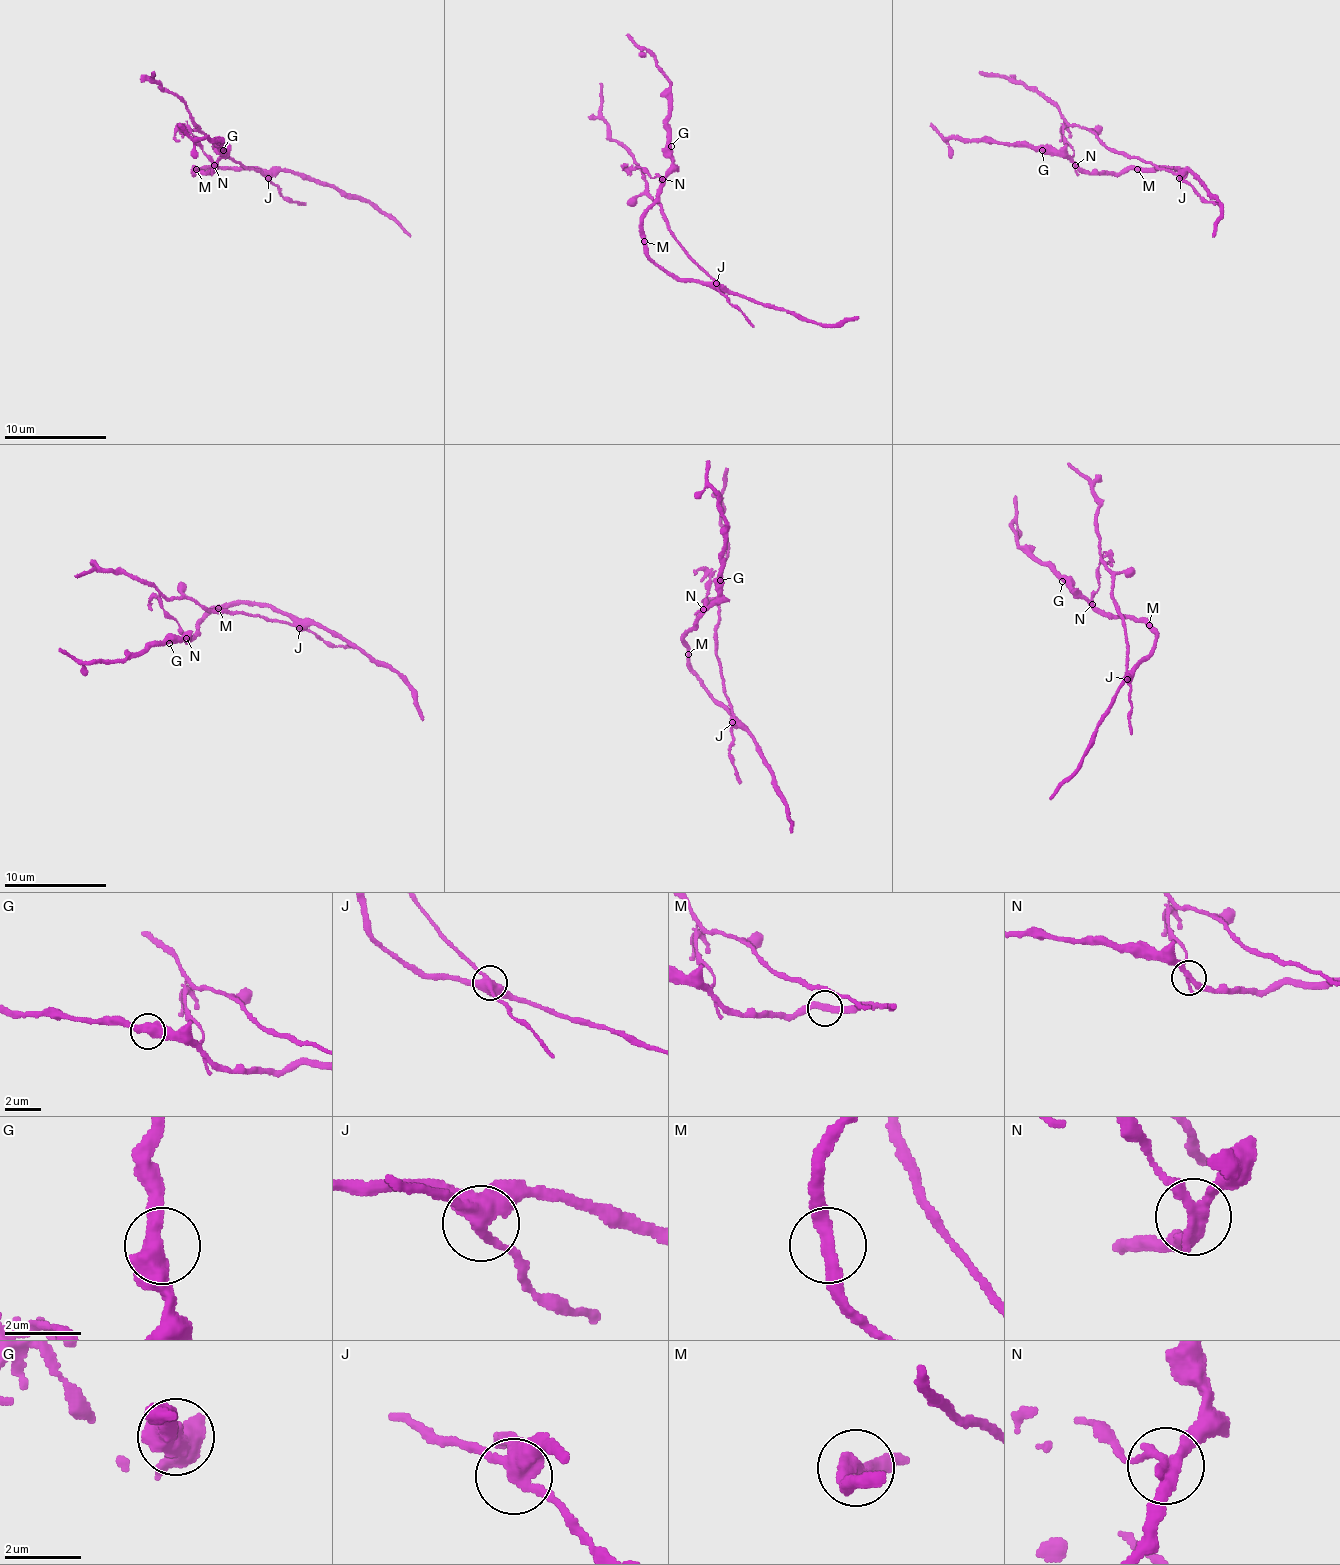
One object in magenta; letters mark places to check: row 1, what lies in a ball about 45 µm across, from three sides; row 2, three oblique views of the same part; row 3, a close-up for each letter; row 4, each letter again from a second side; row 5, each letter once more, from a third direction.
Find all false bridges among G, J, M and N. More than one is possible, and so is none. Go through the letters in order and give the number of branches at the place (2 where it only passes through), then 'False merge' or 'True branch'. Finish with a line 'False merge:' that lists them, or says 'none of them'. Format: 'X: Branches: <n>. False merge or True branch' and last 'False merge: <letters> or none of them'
G: Branches: 3. True branch
J: Branches: 4. False merge
M: Branches: 2. True branch
N: Branches: 3. False merge
False merge: J, N

